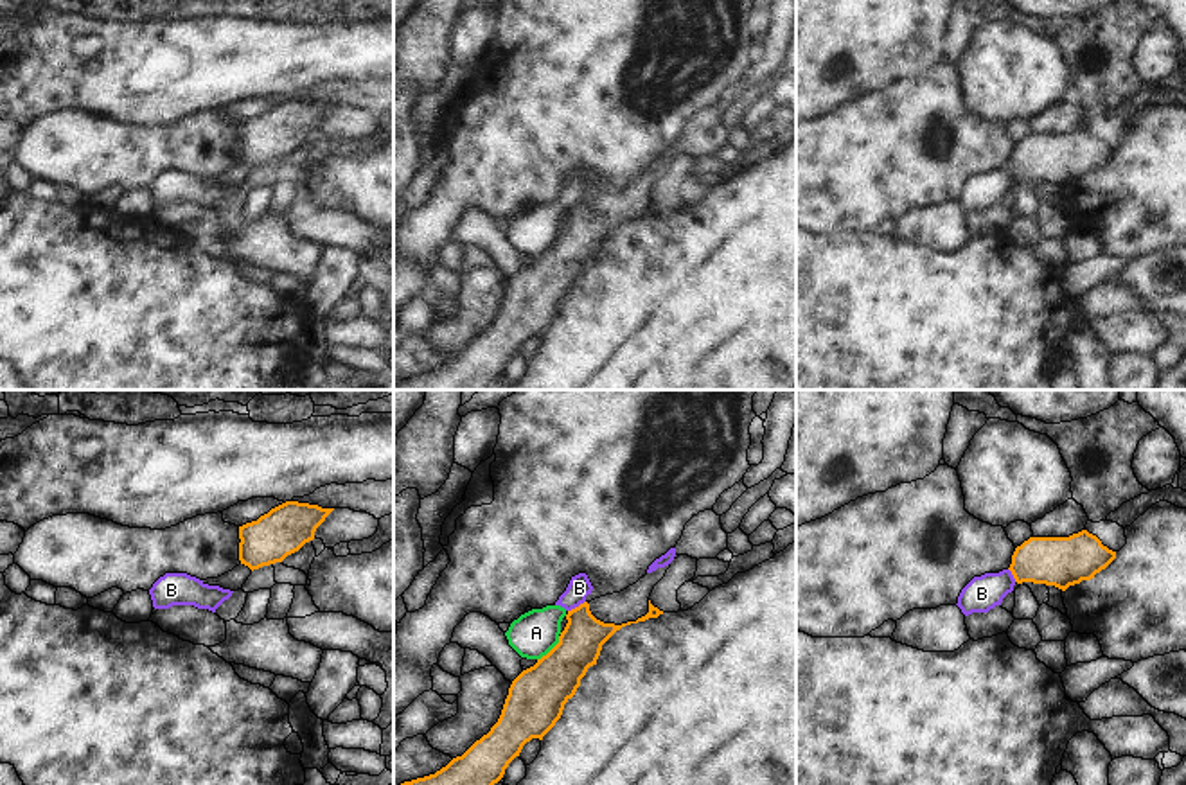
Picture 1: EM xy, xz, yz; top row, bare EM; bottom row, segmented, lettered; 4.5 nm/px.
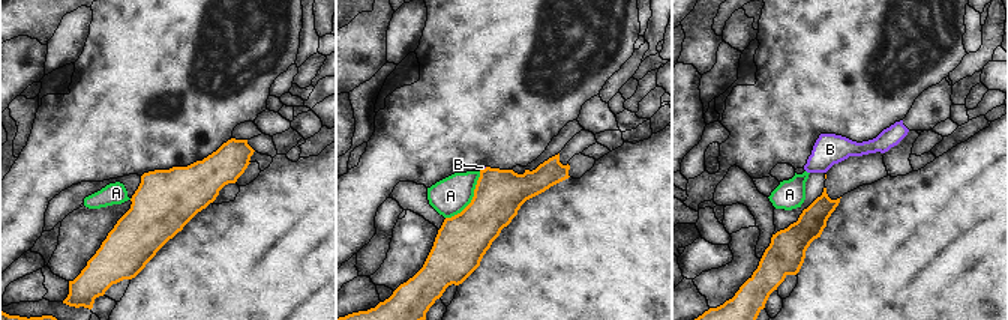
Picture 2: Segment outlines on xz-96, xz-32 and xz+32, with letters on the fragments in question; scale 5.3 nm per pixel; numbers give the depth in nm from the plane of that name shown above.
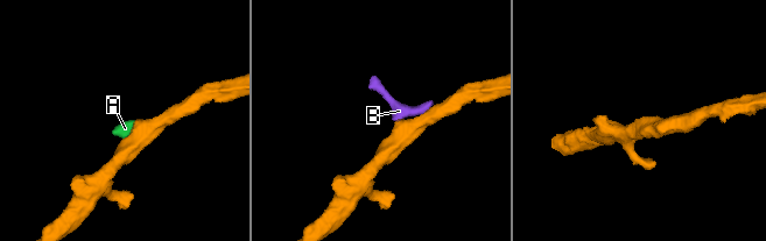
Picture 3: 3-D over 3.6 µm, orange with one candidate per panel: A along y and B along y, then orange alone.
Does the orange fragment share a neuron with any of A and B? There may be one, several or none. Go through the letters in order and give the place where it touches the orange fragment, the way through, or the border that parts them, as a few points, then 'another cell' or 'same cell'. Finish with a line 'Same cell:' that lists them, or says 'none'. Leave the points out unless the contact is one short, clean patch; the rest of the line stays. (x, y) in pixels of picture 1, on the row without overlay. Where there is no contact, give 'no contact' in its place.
A: xz (552, 246) | along xz (559, 234), (538, 257) | another cell
B: xz (575, 205) | along xz (584, 198), (568, 209) | another cell
Same cell: none

